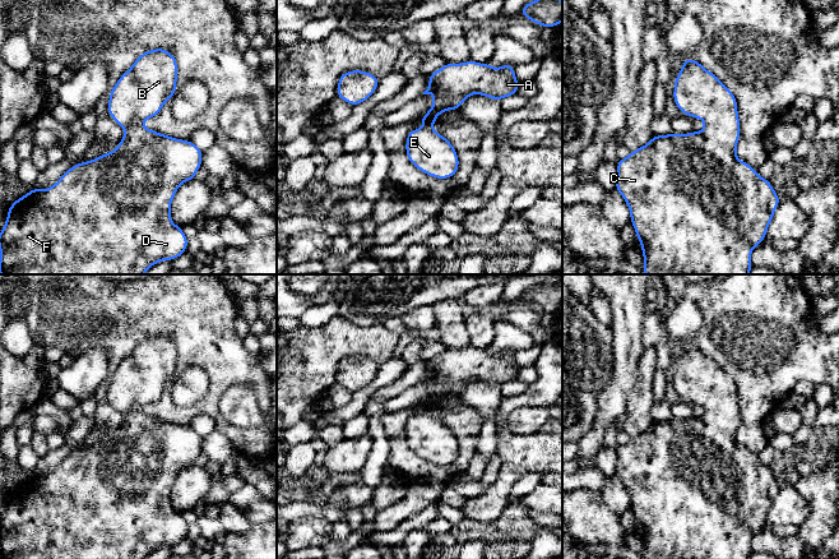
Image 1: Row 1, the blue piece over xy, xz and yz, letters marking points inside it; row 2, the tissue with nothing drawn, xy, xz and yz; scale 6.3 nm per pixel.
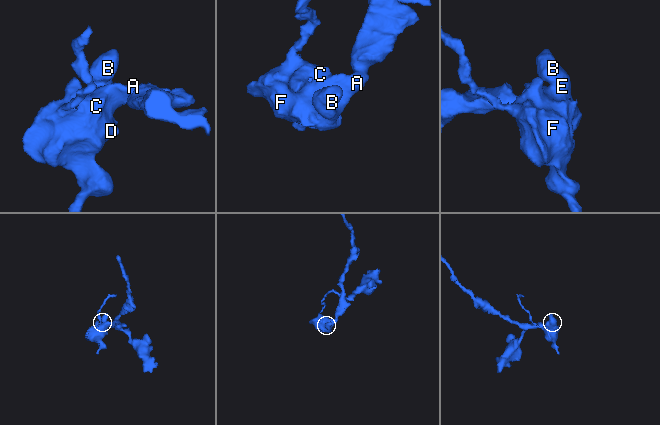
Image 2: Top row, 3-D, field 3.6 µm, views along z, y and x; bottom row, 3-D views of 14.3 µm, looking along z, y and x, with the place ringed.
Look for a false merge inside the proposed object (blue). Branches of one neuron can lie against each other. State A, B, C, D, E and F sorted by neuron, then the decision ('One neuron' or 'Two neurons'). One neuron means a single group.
Groups: A B C D E F. One neuron

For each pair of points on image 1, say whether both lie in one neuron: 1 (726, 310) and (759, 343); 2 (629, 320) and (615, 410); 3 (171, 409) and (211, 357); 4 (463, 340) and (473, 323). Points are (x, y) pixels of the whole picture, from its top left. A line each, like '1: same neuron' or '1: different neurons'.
1: same neuron
2: same neuron
3: same neuron
4: different neurons

